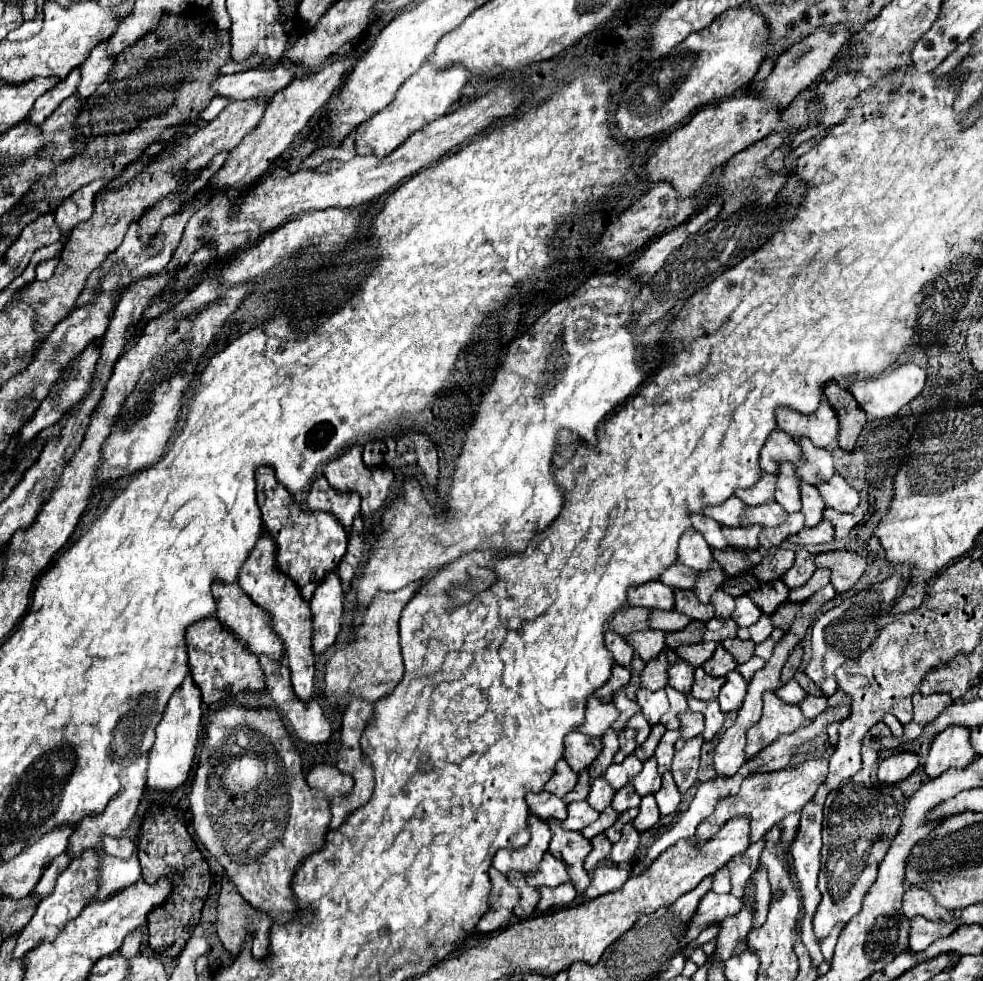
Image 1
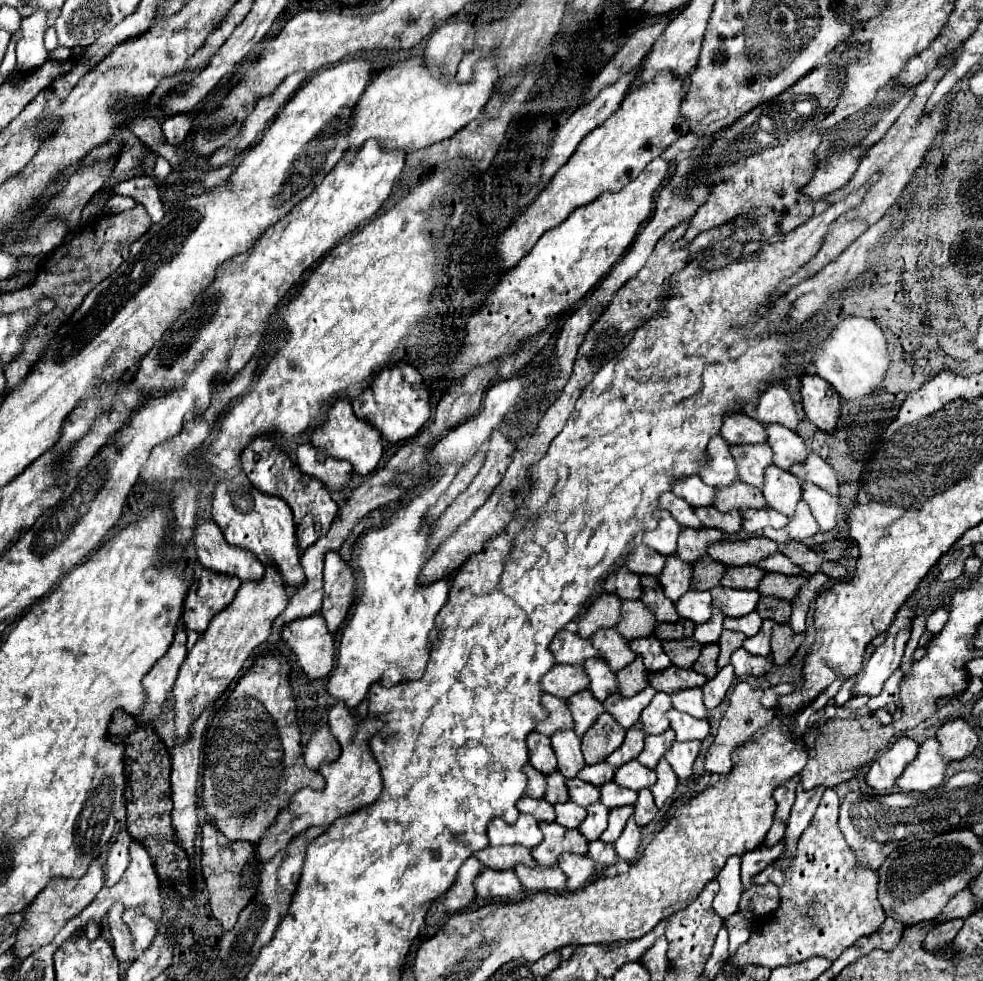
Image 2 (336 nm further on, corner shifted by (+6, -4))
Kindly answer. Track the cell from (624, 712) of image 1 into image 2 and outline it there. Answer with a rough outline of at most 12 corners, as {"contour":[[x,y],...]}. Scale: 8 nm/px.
{"contour":[[589,691],[569,697],[573,731],[583,735],[605,711]]}

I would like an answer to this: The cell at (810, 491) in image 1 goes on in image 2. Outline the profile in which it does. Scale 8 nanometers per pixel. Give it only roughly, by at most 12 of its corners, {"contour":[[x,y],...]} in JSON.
{"contour":[[775,465],[763,475],[769,507],[793,517],[801,493],[795,475]]}

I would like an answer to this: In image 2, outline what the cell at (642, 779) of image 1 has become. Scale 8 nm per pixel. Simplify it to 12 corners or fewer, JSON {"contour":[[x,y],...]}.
{"contour":[[633,759],[615,769],[613,781],[641,791],[657,781],[655,771]]}

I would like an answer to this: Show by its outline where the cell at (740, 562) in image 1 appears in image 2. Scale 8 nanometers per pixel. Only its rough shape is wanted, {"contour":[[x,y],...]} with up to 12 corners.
{"contour":[[687,529],[679,533],[675,555],[687,563],[707,553],[711,541],[723,539],[719,529]]}

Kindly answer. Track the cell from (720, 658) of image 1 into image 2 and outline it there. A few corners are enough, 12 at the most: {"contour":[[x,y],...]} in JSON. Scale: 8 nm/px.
{"contour":[[703,645],[693,671],[707,679],[717,675],[719,645]]}

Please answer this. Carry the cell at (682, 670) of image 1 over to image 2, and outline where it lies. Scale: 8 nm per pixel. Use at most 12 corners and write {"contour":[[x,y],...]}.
{"contour":[[655,635],[631,639],[649,673],[671,665]]}

